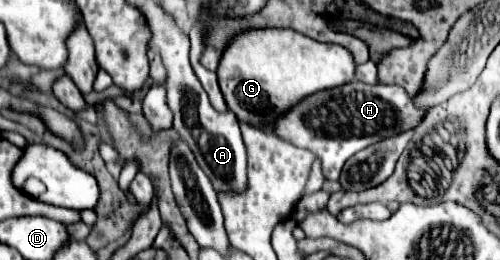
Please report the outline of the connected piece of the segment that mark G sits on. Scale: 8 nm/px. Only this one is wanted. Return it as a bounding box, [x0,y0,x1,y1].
[217,29,357,131]

